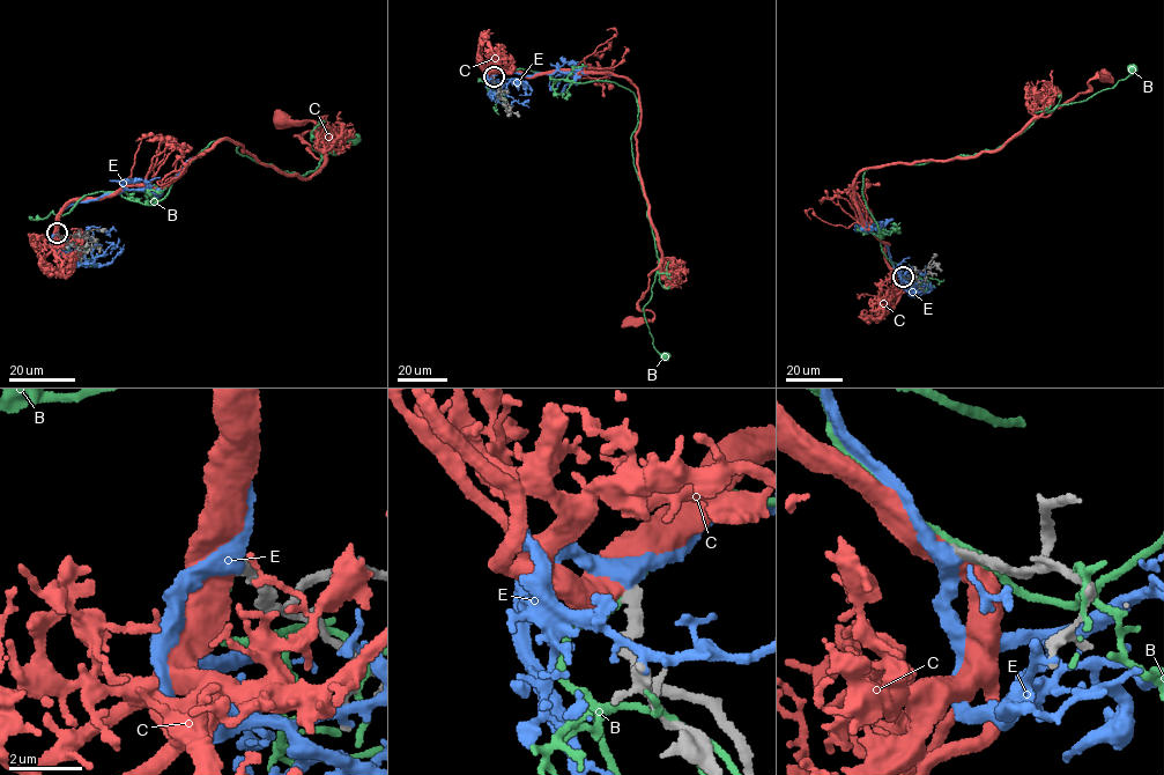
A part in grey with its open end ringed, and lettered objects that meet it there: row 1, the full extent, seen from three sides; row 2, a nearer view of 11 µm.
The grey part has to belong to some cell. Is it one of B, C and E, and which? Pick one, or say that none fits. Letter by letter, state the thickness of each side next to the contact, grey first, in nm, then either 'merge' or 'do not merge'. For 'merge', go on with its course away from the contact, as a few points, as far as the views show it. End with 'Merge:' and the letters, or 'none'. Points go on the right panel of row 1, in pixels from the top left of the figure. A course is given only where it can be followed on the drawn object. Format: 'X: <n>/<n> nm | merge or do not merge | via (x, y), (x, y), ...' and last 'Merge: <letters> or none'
B: 260/300 nm | do not merge
C: 260/750 nm | do not merge
E: 240/400 nm | do not merge
Merge: none

